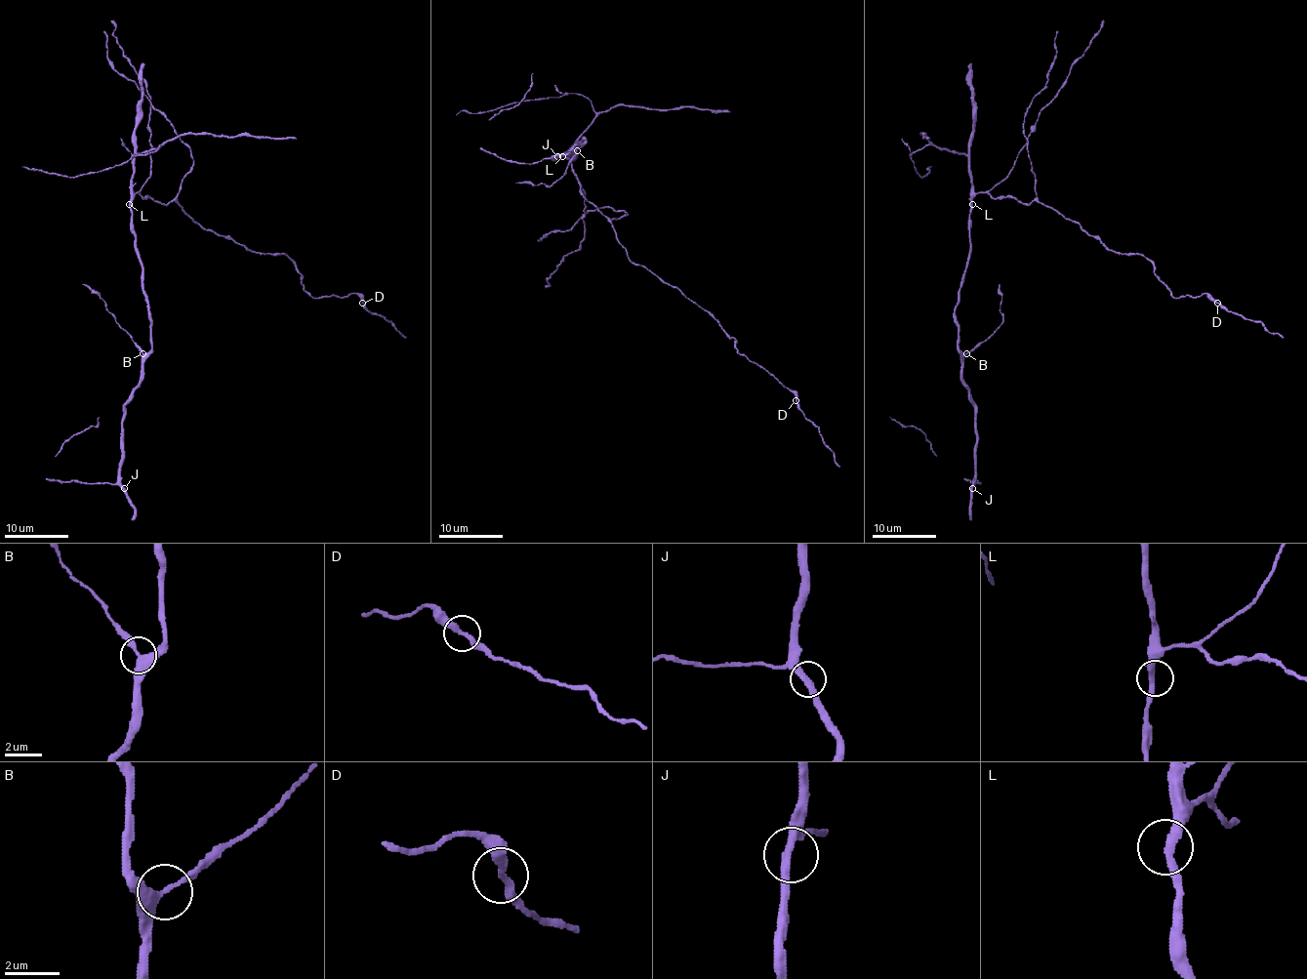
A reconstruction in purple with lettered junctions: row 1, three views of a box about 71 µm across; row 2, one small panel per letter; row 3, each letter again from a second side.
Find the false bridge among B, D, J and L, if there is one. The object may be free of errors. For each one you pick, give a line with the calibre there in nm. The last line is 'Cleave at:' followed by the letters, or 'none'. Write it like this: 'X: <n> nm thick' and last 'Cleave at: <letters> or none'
Cleave at: none

